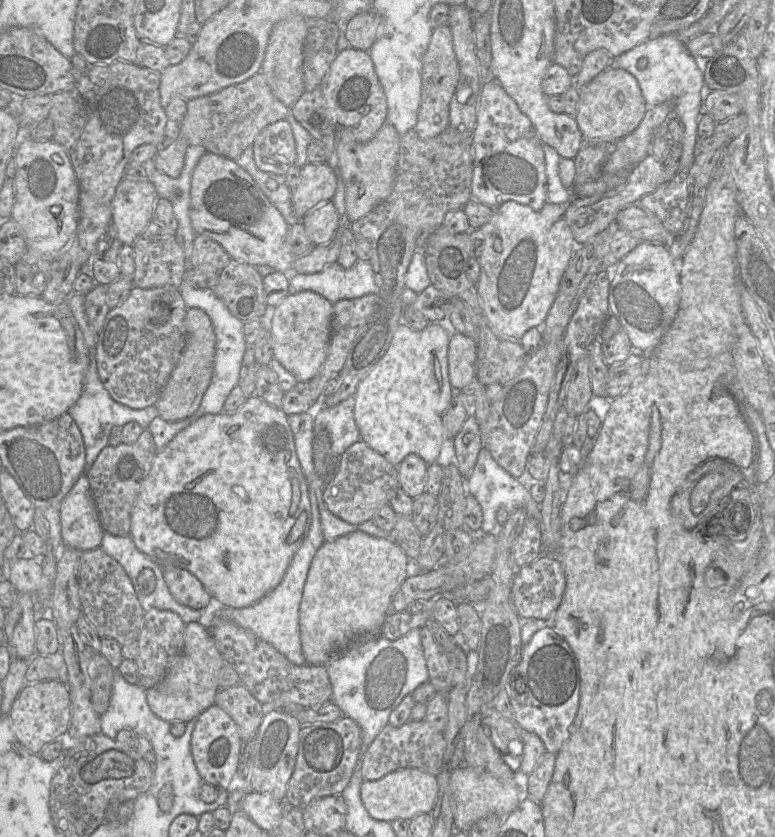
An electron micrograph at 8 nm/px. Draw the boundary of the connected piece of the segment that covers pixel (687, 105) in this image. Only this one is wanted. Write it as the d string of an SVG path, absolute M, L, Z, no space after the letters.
M677 35L659 36L635 46L613 61L613 67L626 70L637 79L647 108L673 102L673 116L680 119L685 131L679 171L688 171L695 159L698 120L703 114L701 89L705 85L703 71L685 42Z

